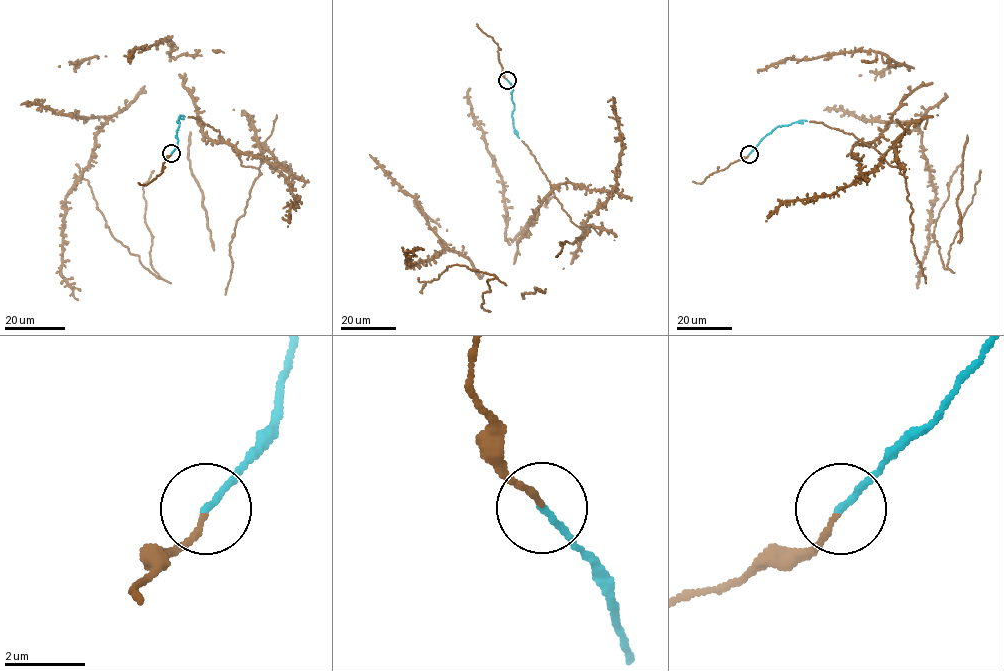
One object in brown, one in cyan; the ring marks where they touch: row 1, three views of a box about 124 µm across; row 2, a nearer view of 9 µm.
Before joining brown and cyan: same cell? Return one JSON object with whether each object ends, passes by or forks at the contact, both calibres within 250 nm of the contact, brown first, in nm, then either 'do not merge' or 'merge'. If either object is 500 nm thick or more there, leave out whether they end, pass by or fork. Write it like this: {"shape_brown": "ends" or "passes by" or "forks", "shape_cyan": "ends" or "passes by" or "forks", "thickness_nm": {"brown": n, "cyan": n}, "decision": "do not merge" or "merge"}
{"shape_brown": "ends", "shape_cyan": "ends", "thickness_nm": {"brown": 130, "cyan": 160}, "decision": "merge"}

